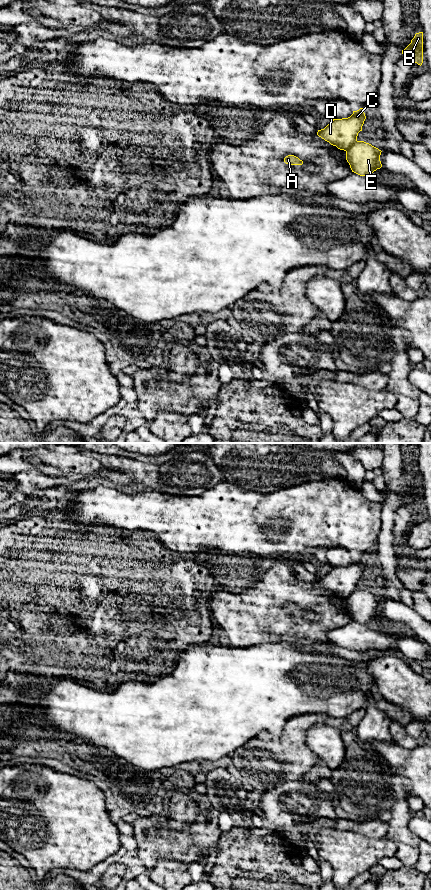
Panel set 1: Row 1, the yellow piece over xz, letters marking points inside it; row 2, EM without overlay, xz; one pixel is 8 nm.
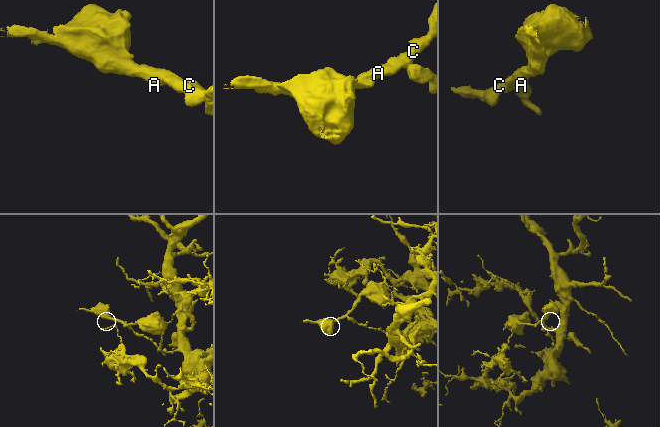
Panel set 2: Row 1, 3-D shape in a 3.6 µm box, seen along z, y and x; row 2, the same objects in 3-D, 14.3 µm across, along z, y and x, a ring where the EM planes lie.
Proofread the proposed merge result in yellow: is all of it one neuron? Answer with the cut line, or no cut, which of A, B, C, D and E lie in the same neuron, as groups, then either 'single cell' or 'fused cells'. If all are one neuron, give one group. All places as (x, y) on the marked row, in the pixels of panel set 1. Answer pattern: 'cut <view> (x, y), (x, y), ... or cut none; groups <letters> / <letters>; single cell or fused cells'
cut xz (356, 140), (345, 150); groups A B C D / E; fused cells

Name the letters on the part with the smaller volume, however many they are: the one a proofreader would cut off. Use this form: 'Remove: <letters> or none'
Remove: A, B, C, D

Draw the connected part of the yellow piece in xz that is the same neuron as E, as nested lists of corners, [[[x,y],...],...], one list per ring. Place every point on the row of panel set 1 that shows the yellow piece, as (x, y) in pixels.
[[[356,141],[346,150],[346,160],[352,172],[367,177],[382,167],[381,150],[364,141]]]

